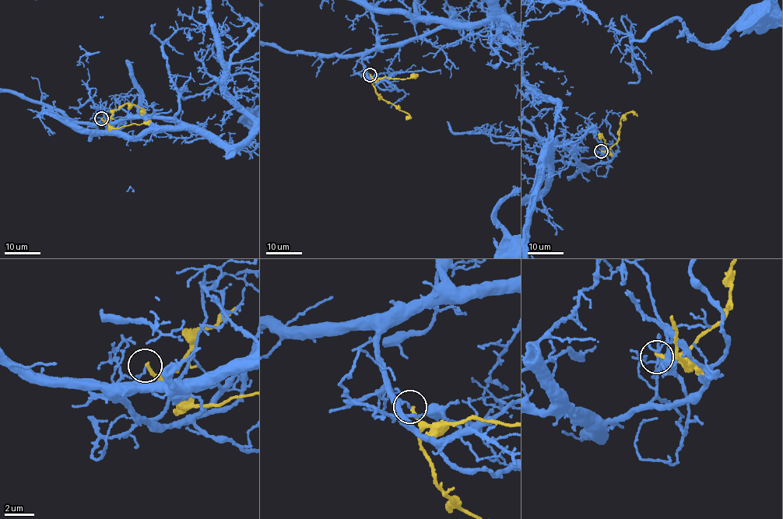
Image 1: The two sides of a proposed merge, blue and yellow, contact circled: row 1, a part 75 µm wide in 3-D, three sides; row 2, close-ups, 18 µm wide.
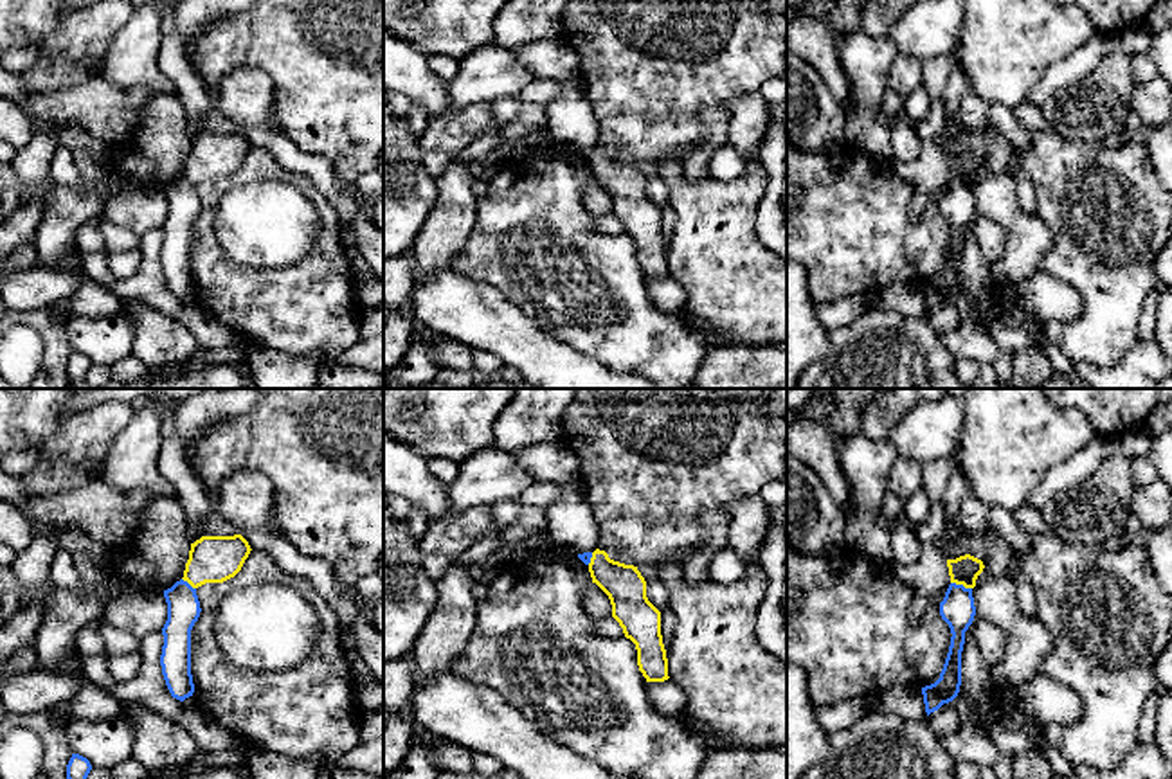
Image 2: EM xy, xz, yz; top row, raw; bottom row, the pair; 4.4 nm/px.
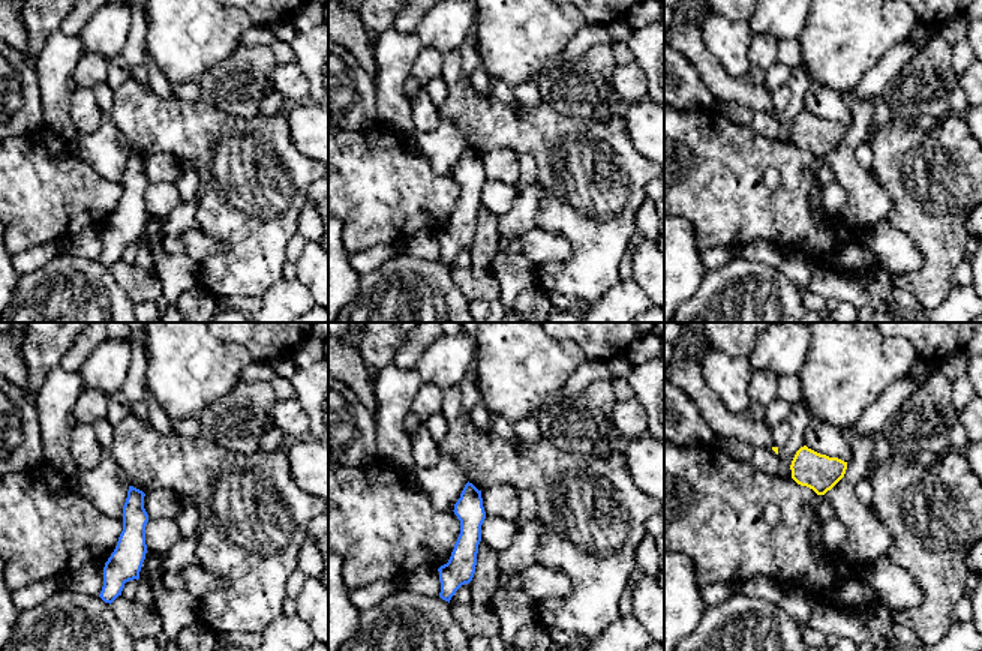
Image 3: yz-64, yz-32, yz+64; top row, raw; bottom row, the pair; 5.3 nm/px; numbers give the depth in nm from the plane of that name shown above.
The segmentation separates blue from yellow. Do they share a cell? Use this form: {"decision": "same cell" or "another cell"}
{"decision": "another cell"}

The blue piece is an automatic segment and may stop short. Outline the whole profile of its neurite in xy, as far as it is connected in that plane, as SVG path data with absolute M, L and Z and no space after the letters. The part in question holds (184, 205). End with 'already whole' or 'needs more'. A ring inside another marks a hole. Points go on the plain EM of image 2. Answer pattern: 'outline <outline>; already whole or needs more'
outline M180 176L164 187L167 218L162 225L164 243L160 252L162 272L173 295L184 299L193 293L191 272L191 227L200 214L196 185Z; already whole

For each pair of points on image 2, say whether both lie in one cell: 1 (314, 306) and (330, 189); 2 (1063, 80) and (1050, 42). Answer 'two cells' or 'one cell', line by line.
1: two cells
2: two cells

